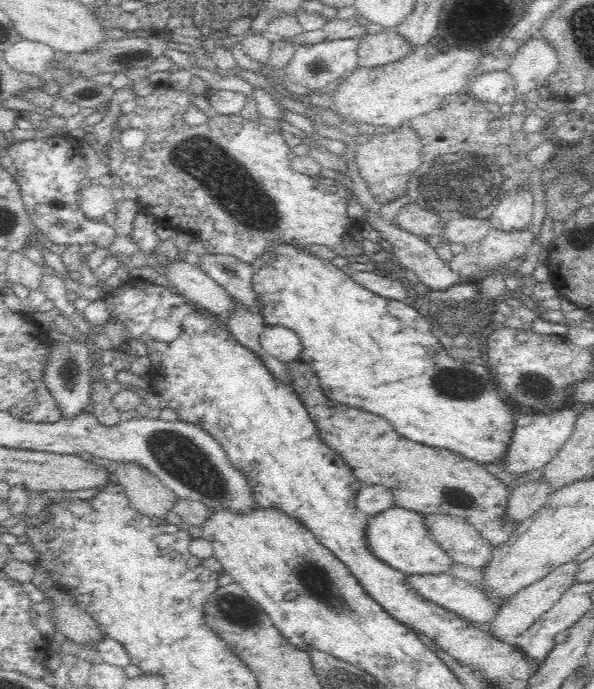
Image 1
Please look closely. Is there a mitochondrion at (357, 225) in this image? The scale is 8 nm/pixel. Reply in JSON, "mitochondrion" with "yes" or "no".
{"mitochondrion":"no"}

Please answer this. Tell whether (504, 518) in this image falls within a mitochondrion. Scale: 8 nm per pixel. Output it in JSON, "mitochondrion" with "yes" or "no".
{"mitochondrion":"no"}

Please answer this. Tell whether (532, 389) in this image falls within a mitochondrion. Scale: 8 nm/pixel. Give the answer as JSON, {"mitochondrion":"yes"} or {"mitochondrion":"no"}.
{"mitochondrion":"yes"}

